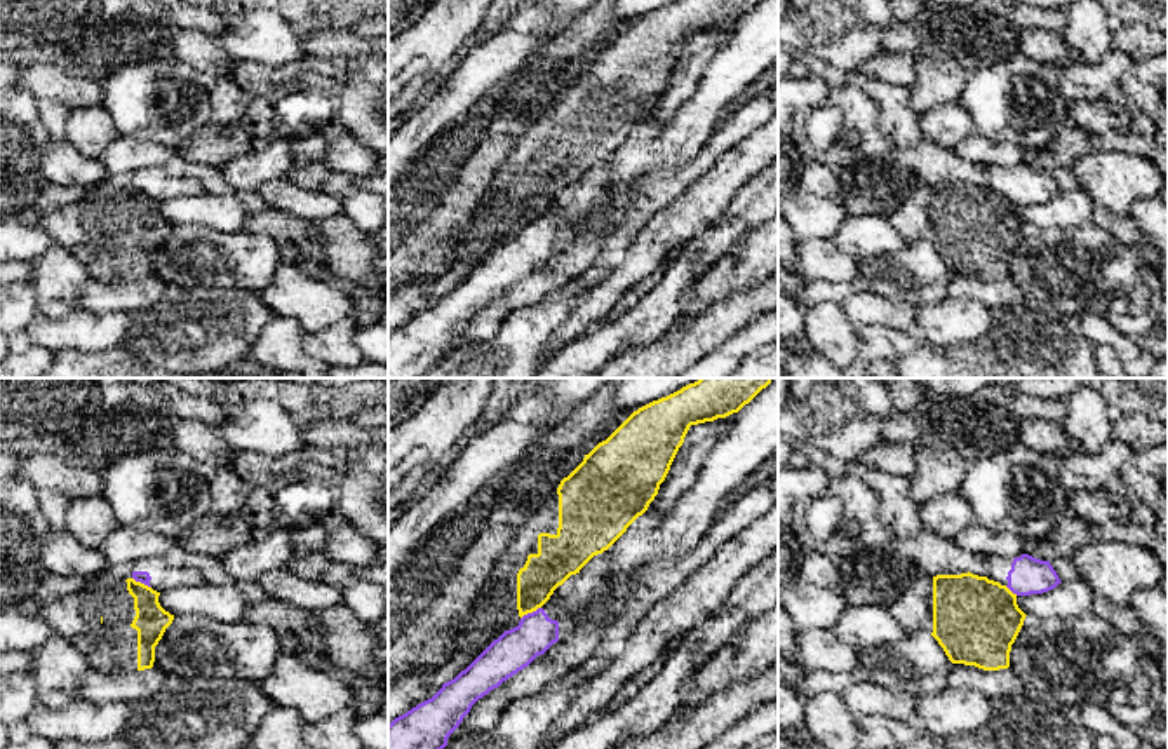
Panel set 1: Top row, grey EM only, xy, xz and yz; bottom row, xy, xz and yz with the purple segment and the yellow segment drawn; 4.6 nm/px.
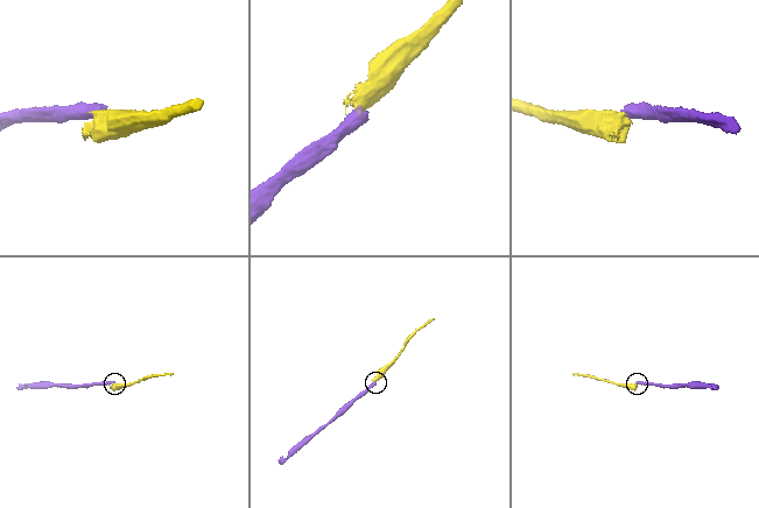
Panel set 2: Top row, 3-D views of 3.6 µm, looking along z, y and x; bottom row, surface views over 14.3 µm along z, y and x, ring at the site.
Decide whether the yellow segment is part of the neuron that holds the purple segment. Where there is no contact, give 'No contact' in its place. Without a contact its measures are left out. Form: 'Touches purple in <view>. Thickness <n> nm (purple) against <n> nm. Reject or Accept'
Touches purple in xz. Thickness 190 nm (purple) against 190 nm. Reject

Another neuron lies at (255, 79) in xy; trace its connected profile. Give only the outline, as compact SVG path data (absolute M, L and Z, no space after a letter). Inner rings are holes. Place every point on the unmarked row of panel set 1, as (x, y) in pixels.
M237 61L228 77L238 84L247 96L259 96L277 84L294 82L296 70L292 66L277 70L263 63Z

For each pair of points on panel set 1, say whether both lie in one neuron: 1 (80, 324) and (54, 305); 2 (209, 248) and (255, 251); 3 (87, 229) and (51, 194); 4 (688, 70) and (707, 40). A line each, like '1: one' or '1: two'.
1: two
2: one
3: two
4: one

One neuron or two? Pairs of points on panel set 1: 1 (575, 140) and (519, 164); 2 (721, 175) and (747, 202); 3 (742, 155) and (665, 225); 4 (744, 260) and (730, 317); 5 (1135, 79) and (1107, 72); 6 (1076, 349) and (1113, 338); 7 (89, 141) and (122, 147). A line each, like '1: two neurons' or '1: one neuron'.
1: one neuron
2: two neurons
3: one neuron
4: two neurons
5: two neurons
6: two neurons
7: two neurons

